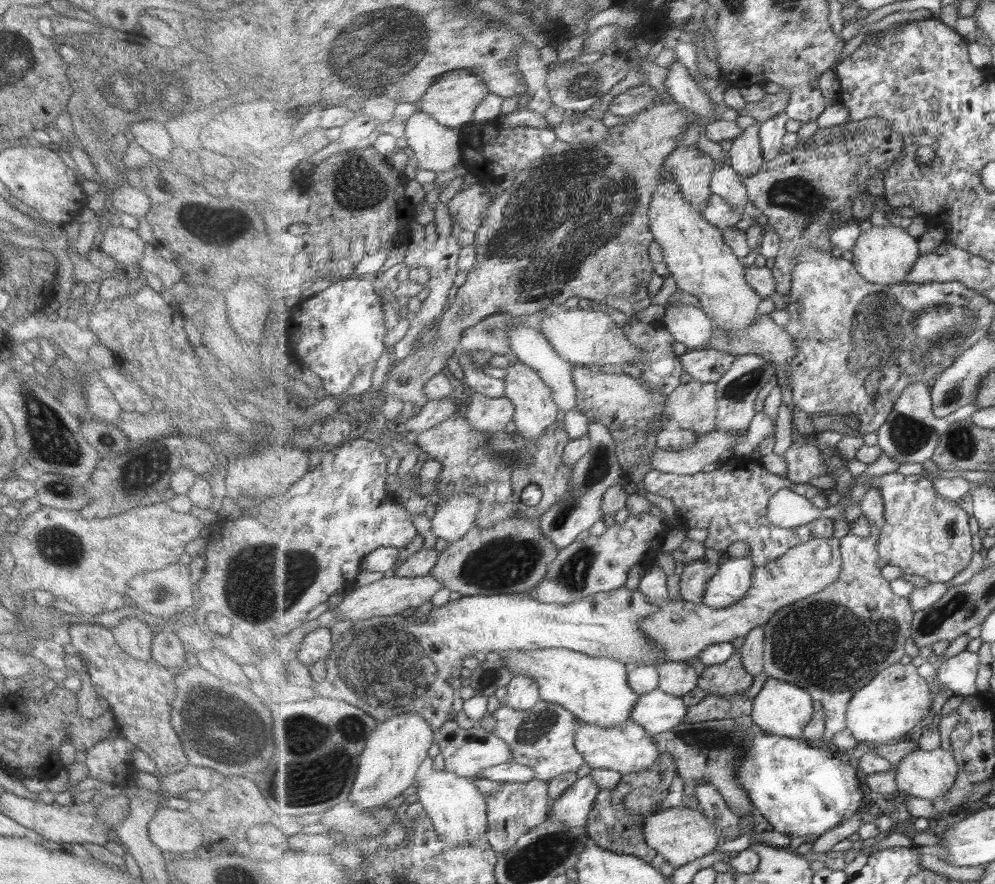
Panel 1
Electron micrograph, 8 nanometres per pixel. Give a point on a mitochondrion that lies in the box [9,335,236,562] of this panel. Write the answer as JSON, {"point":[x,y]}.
{"point":[53,443]}

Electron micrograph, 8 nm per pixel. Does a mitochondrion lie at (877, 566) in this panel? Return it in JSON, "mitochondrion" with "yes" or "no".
{"mitochondrion":"no"}

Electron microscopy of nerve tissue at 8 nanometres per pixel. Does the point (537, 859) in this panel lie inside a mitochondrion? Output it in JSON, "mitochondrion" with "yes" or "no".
{"mitochondrion":"yes"}

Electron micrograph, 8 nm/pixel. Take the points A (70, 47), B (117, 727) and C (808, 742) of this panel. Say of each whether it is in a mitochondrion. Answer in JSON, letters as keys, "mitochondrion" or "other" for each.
{"A":"other","B":"other","C":"other"}

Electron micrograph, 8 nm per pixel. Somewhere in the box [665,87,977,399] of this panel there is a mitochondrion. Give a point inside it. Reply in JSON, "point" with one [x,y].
{"point":[799,196]}

